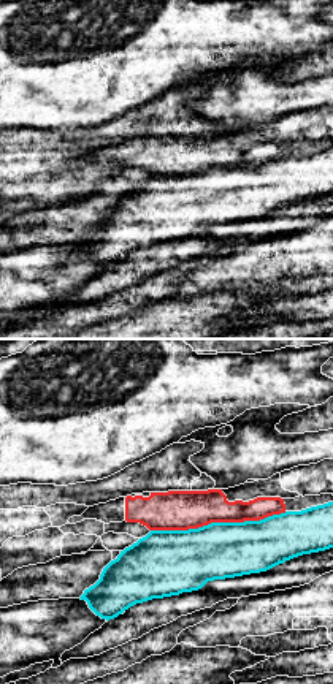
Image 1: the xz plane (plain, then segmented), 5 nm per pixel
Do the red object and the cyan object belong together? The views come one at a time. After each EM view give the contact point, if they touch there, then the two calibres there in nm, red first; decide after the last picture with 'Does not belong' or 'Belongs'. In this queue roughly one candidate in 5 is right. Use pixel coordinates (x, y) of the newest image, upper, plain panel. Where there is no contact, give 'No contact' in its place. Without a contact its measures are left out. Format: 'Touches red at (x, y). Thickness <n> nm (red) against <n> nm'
Touches red at (218, 167). Thickness 200 nm (red) against 300 nm

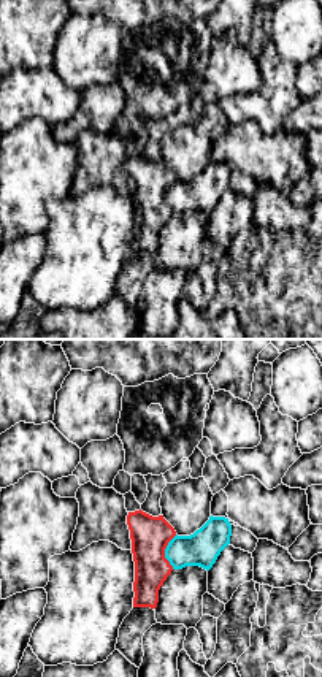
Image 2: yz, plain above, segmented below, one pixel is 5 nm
Touches red at (164, 197). Thickness 190 nm (red) against 180 nm

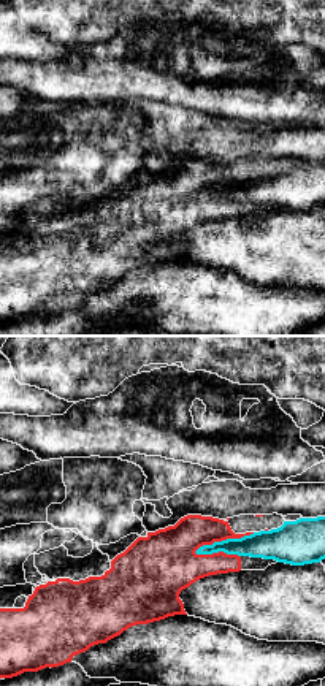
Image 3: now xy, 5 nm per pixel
Touches red at (224, 184). Thickness 200 nm (red) against 150 nm

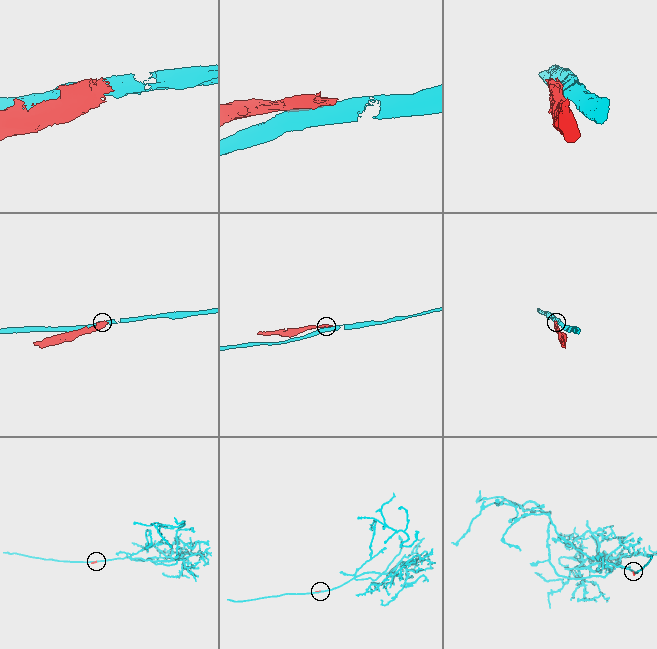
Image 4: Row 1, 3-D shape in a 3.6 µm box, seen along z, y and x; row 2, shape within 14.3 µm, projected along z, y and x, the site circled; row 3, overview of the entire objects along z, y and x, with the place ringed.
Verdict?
Does not belong

